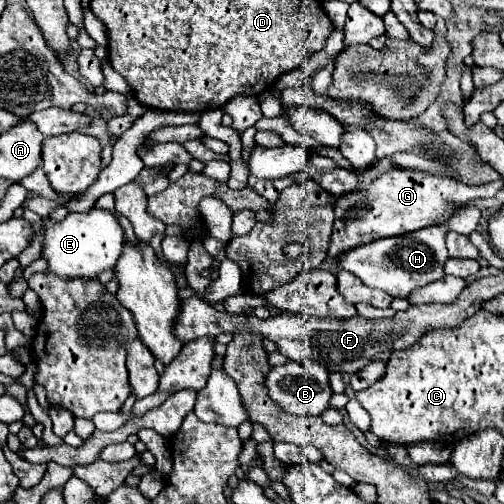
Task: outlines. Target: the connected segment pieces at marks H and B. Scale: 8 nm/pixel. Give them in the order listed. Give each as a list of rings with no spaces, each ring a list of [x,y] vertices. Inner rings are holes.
[[[433,225],[399,237],[383,237],[369,245],[357,245],[357,249],[341,253],[341,257],[335,257],[335,265],[339,269],[355,273],[369,287],[383,289],[393,297],[407,299],[409,293],[413,293],[415,289],[439,281],[445,275],[443,263],[449,257],[445,247],[447,231],[447,225]]]
[[[289,361],[287,365],[273,367],[265,383],[271,399],[275,399],[291,415],[321,415],[329,409],[333,391],[329,387],[329,371],[325,365],[317,365],[315,361]]]

